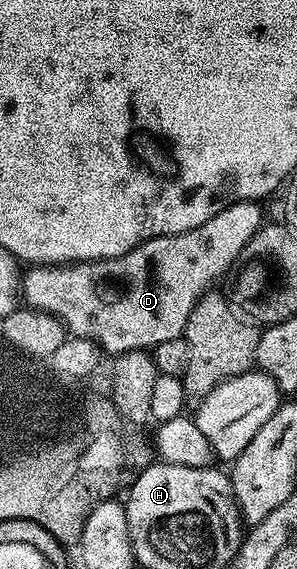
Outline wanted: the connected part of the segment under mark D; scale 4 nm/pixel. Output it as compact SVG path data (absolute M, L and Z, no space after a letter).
M247 199L214 213L206 225L198 225L186 233L148 239L124 255L113 259L89 259L86 263L45 263L32 265L22 275L22 299L34 311L53 315L64 325L69 336L89 339L109 356L127 355L130 351L148 351L162 341L181 338L186 321L198 301L213 290L212 282L223 280L232 260L258 233L262 225L259 202Z

